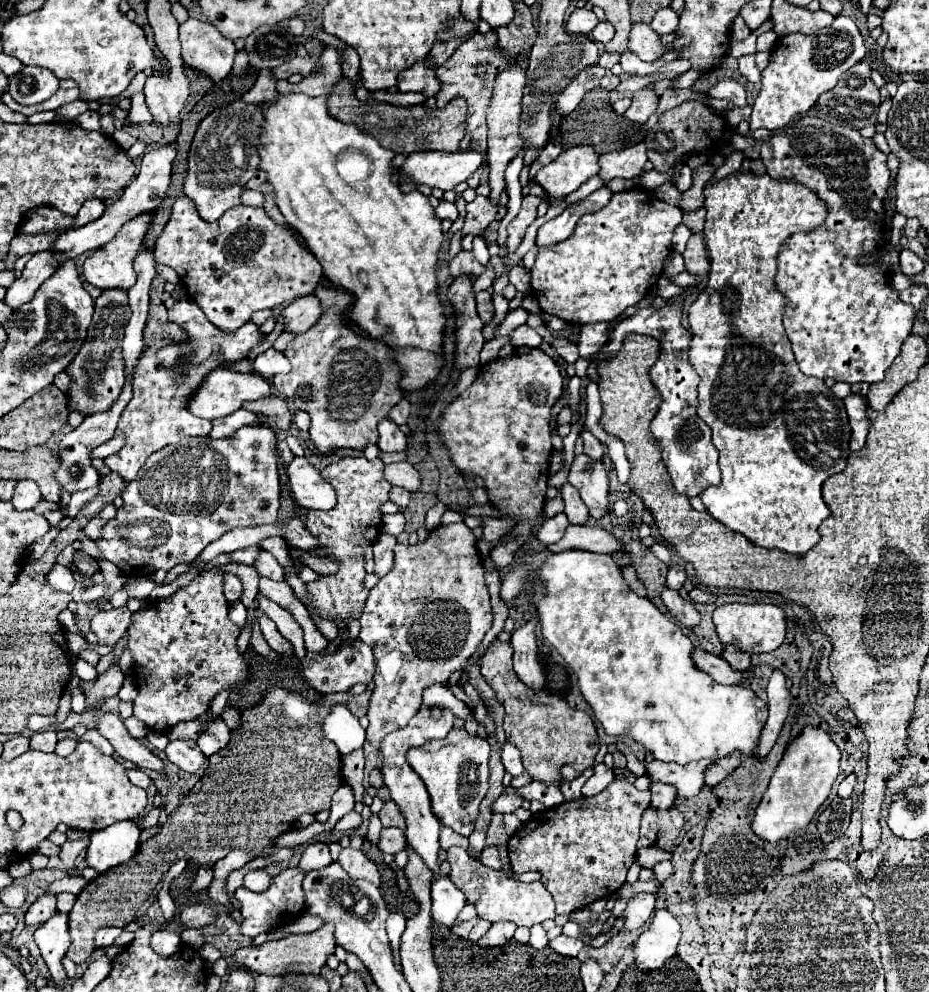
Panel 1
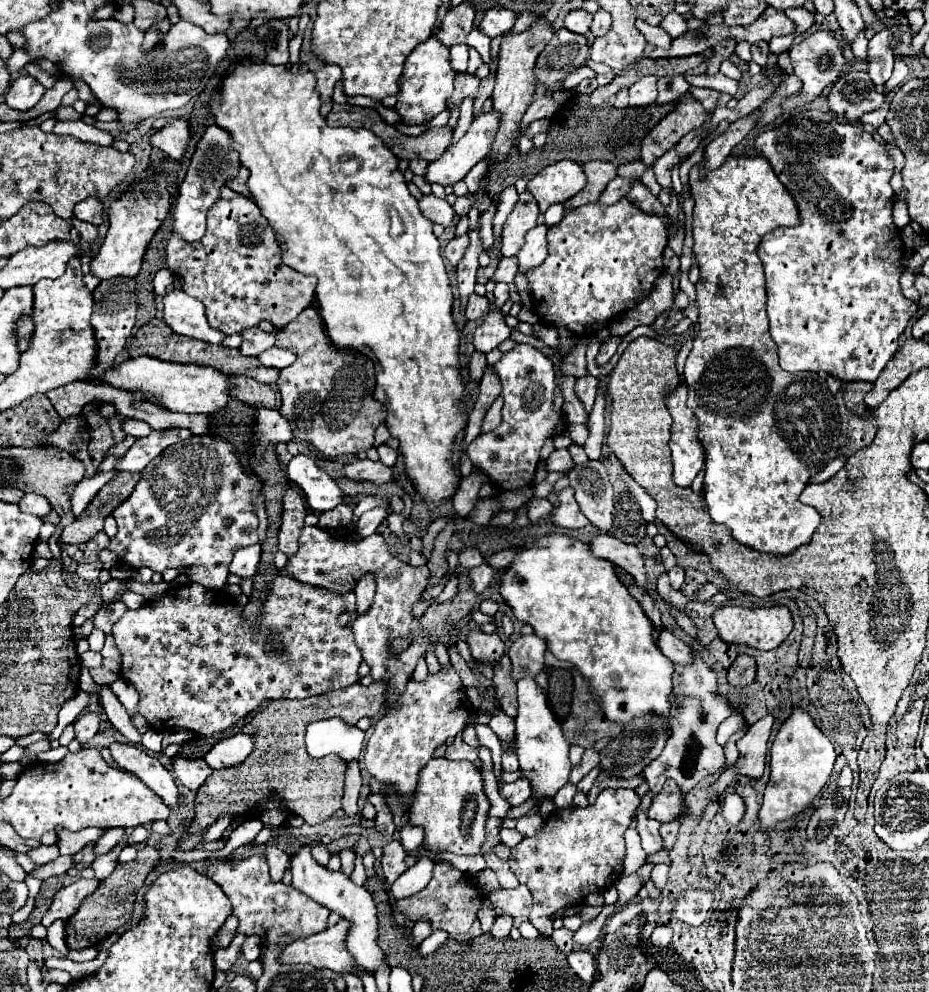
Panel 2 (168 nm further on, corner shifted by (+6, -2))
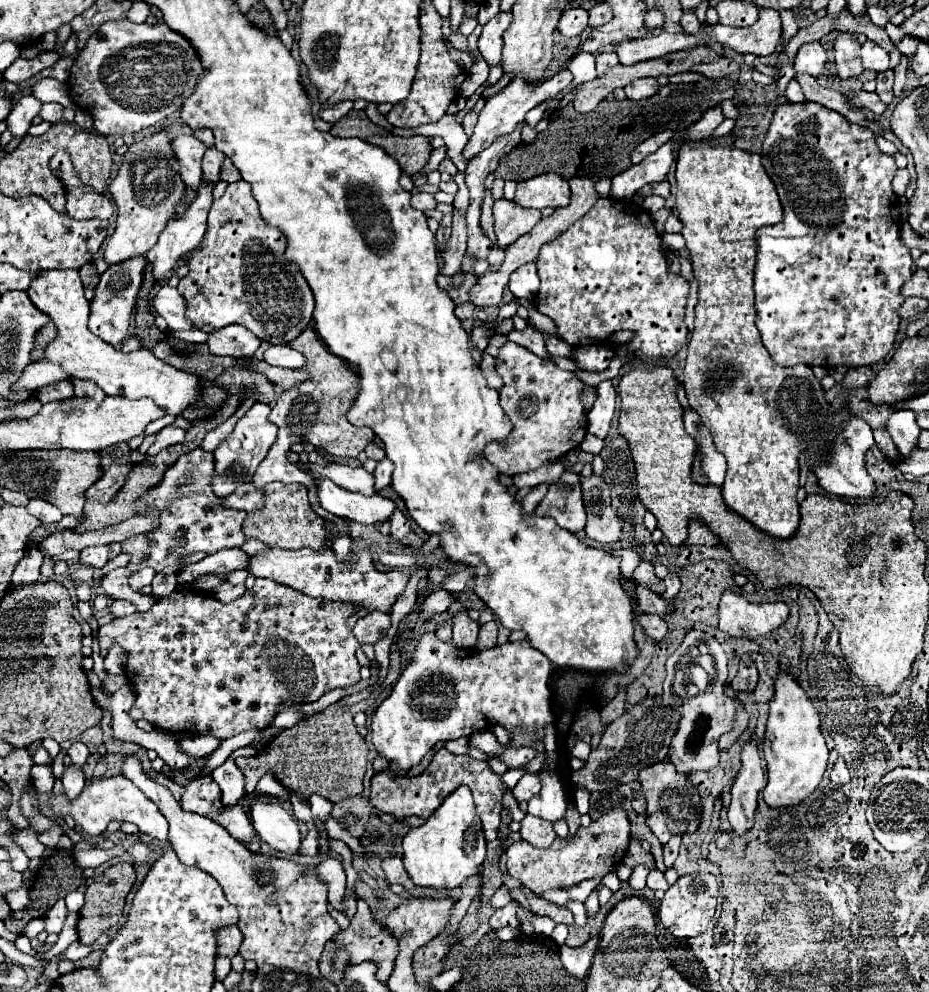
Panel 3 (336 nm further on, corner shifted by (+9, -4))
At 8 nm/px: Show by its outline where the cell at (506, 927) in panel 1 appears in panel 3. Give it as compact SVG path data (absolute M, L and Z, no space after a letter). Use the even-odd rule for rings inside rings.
M515 900L509 902L503 908L497 908L493 912L493 916L489 918L489 924L493 930L503 928L503 926L511 926L511 928L519 928L519 918L517 918L517 904Z

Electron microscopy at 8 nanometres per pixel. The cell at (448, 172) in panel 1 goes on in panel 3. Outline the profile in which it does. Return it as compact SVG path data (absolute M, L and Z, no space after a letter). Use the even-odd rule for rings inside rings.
M561 70L561 72L557 72L553 78L543 80L543 82L537 82L537 84L531 84L531 82L527 82L525 78L517 78L517 80L513 78L505 88L501 88L495 96L491 96L491 98L487 100L485 108L483 108L481 114L479 114L479 122L477 122L477 126L475 126L475 132L473 132L471 140L467 142L467 146L465 146L465 150L463 150L463 158L469 160L471 156L475 156L477 152L481 152L483 148L491 146L499 136L513 132L521 122L525 122L525 114L527 114L531 108L543 104L545 100L549 100L549 98L553 98L555 94L559 94L561 90L565 90L565 88L571 84L571 80L573 80L573 74L571 74L569 70Z

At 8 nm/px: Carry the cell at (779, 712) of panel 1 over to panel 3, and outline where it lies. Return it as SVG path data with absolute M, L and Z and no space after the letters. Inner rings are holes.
M753 738L749 744L743 746L741 770L731 788L733 798L729 804L729 822L731 822L733 834L743 836L753 828L757 796L763 786L765 786L765 774L761 768L757 740Z

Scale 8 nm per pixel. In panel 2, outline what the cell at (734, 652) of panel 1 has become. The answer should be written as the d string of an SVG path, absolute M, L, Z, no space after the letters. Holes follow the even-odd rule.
M746 654L736 656L736 660L728 668L728 682L736 688L742 688L742 686L754 682L754 676L756 676L756 662L754 662L754 658L750 658Z

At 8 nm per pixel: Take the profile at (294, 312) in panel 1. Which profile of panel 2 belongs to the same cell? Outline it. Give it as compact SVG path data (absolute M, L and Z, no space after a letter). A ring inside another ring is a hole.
M250 328L250 330L244 330L242 336L244 336L244 342L240 346L242 354L246 356L258 356L260 352L276 346L276 338L278 338L278 332L282 332L282 328L276 328L272 332L262 332L260 328Z

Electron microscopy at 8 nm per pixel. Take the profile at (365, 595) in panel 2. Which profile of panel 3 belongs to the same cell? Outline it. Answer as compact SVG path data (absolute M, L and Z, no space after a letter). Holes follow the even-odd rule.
M373 610L371 614L357 620L353 626L353 634L361 644L377 644L381 638L387 636L391 628L391 616L379 610Z

